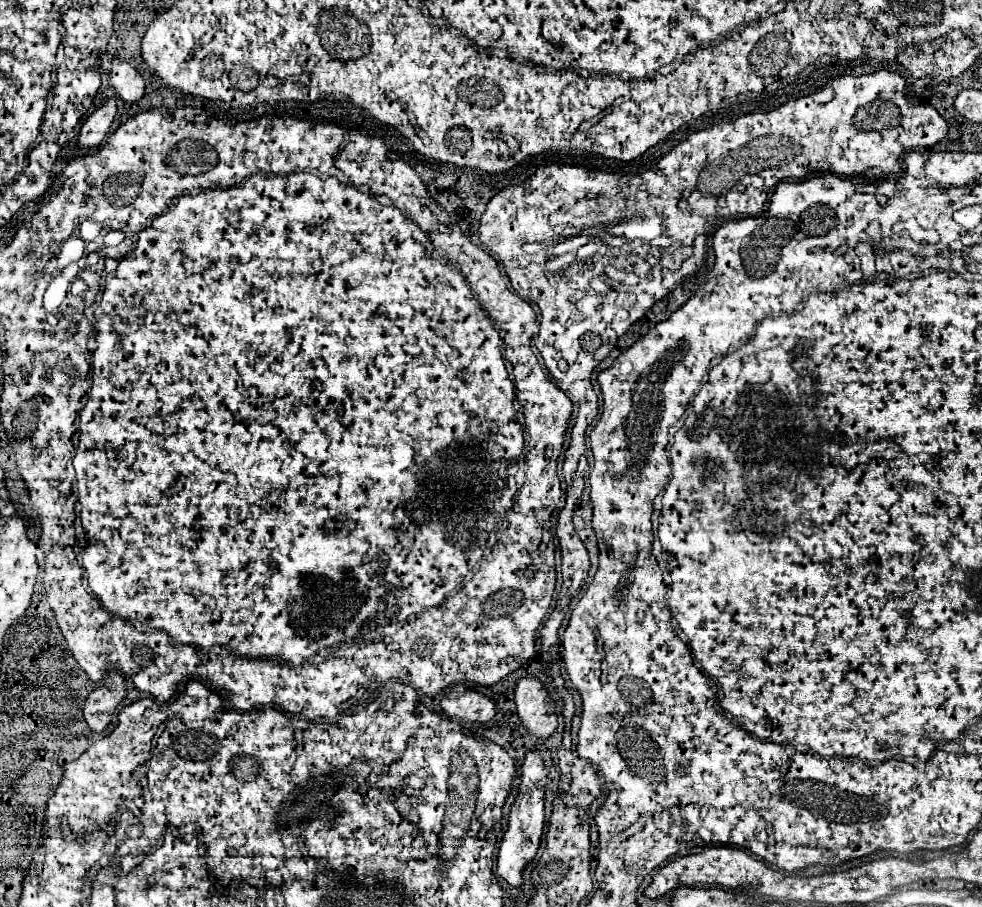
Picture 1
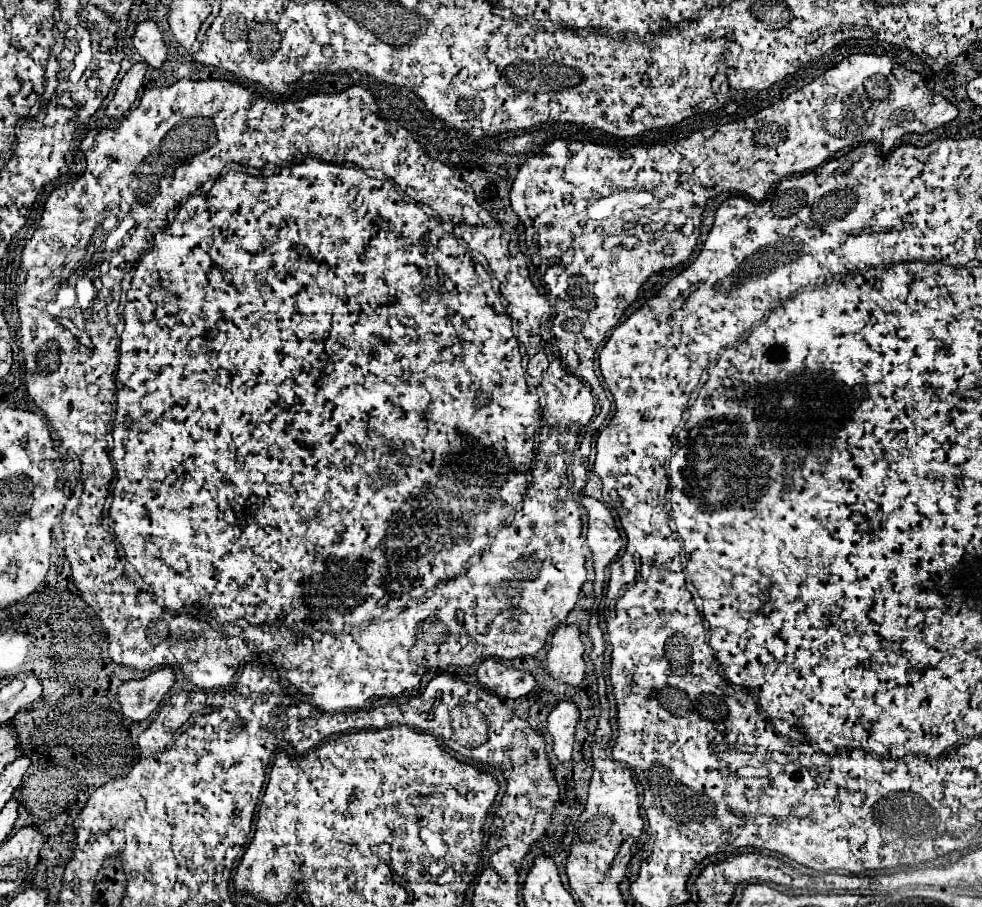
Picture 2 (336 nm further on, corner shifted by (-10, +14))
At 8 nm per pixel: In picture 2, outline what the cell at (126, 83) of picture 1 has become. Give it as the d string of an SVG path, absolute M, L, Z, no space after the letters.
M144 20L136 28L134 36L134 46L138 54L144 58L144 62L152 68L160 68L162 62L166 60L166 44L162 40L162 34L156 26L154 20Z

